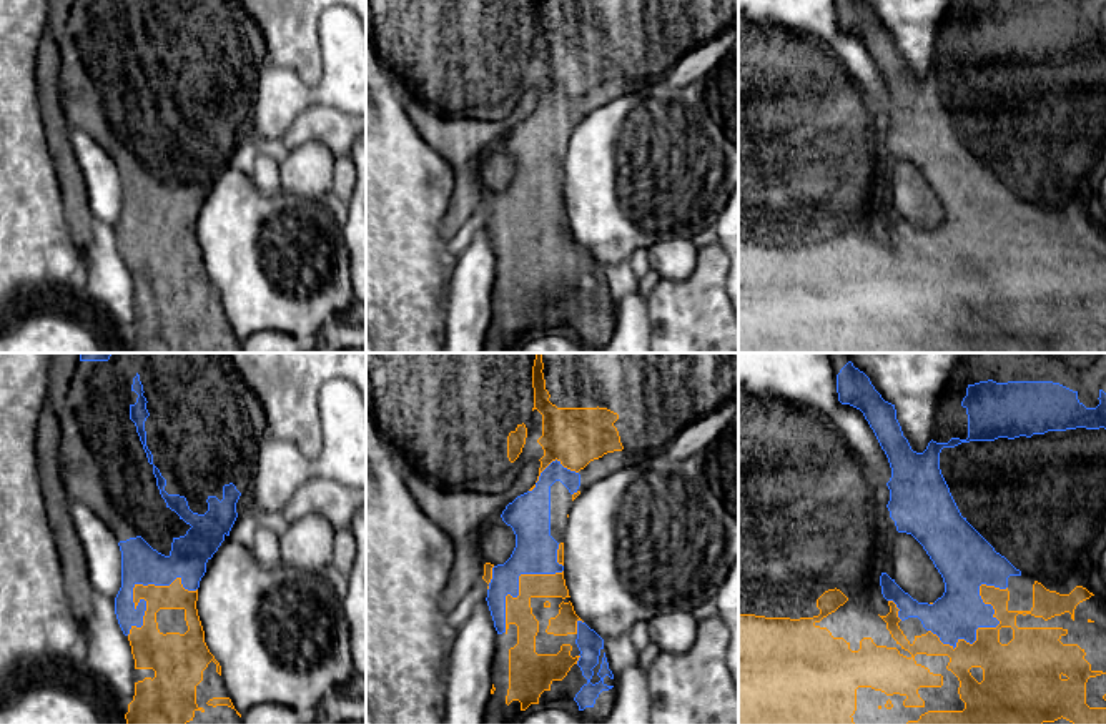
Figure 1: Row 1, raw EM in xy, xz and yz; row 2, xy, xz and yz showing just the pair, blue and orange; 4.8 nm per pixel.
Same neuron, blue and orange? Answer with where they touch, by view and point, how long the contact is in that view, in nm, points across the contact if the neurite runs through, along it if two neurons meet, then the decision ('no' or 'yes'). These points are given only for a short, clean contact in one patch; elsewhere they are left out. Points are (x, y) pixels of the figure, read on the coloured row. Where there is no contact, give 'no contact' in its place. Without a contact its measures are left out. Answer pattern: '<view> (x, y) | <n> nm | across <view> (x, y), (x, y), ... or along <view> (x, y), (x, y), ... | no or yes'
yz (992, 626) | 440 nm | yes

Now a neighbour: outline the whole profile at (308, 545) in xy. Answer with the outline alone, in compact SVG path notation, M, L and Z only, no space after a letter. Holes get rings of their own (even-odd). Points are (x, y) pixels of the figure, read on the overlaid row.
M319 514L288 524L281 536L281 561L298 571L323 573L333 563L334 529Z

